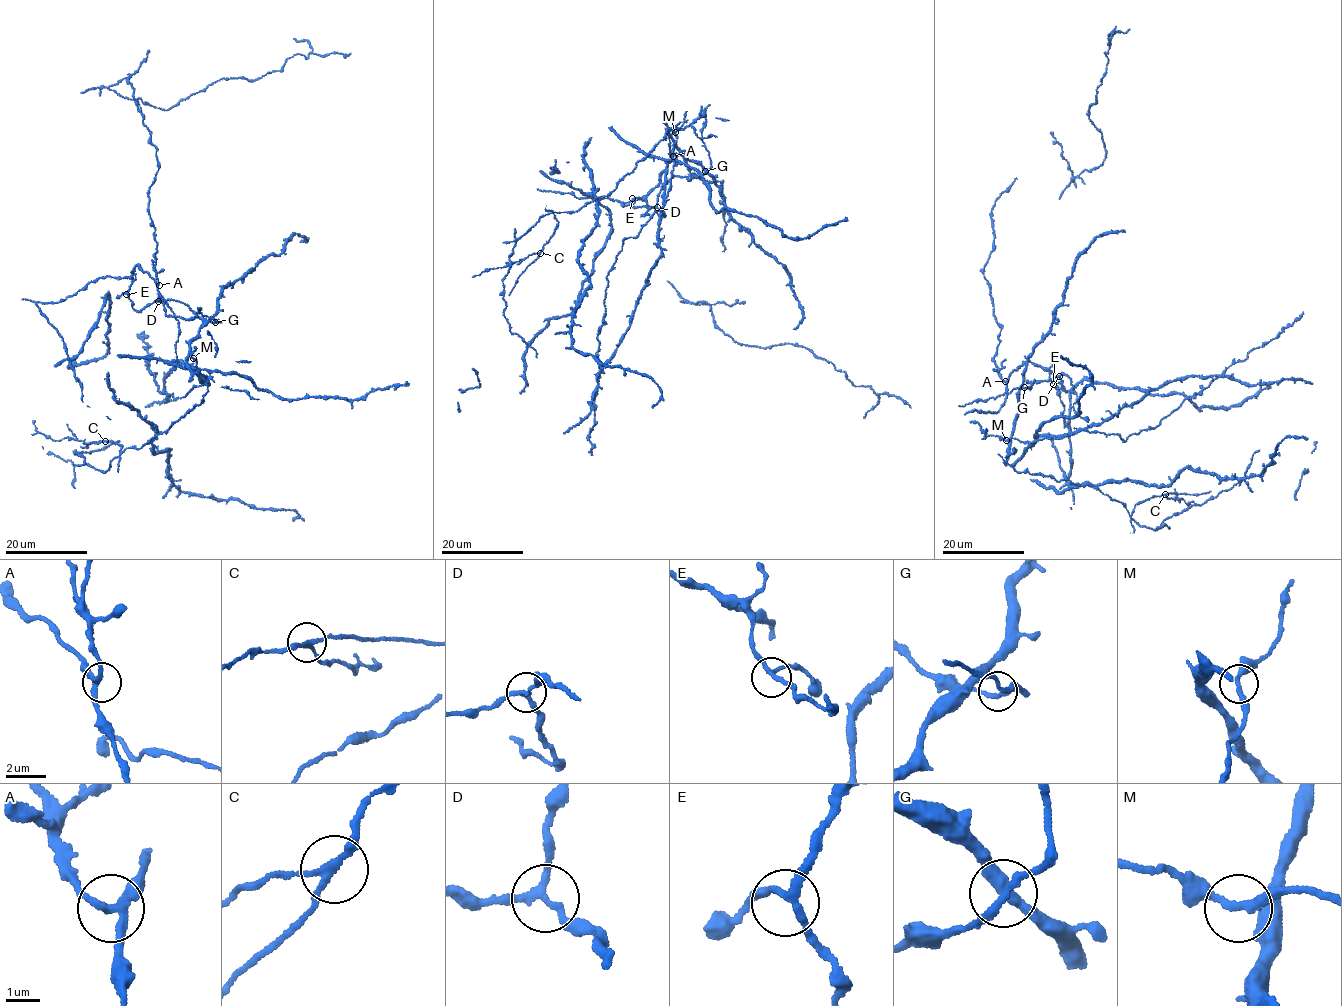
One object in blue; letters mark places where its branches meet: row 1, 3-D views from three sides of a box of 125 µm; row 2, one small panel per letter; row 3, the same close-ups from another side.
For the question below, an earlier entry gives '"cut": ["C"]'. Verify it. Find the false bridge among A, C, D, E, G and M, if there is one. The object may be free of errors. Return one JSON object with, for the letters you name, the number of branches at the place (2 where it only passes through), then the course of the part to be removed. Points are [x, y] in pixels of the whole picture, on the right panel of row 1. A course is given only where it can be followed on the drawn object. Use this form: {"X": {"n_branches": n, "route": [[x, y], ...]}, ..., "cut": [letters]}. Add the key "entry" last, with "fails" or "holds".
{"C": {"n_branches": 3, "route": [[1164, 494], [1199, 495], [1210, 491]]}, "cut": ["C"], "entry": "holds"}

